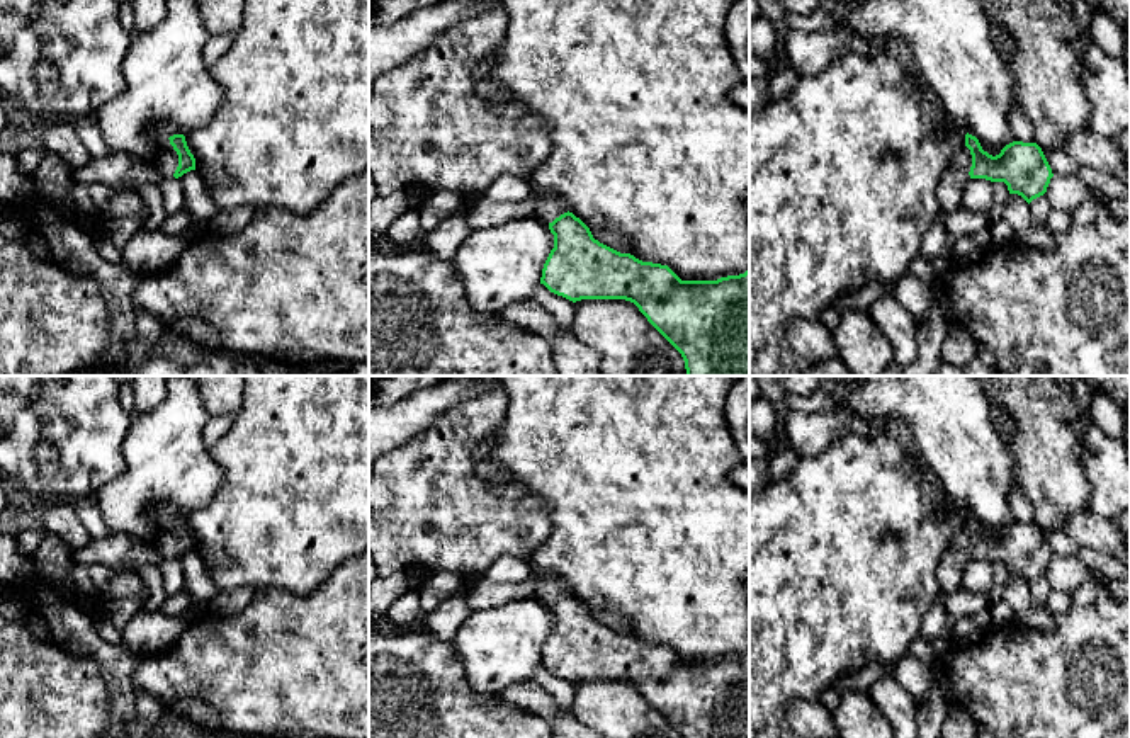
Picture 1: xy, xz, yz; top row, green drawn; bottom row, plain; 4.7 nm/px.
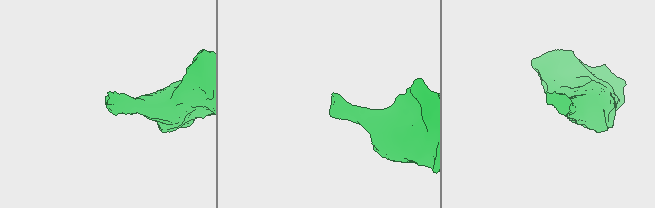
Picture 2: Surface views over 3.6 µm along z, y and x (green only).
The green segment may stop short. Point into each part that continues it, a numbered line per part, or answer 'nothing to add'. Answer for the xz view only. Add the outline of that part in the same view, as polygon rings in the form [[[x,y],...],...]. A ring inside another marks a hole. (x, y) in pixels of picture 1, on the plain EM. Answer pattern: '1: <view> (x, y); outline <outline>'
1: xz (549, 589); outline [[[542,576],[539,580],[537,599],[549,605],[561,595],[568,593],[568,588],[554,576]]]

